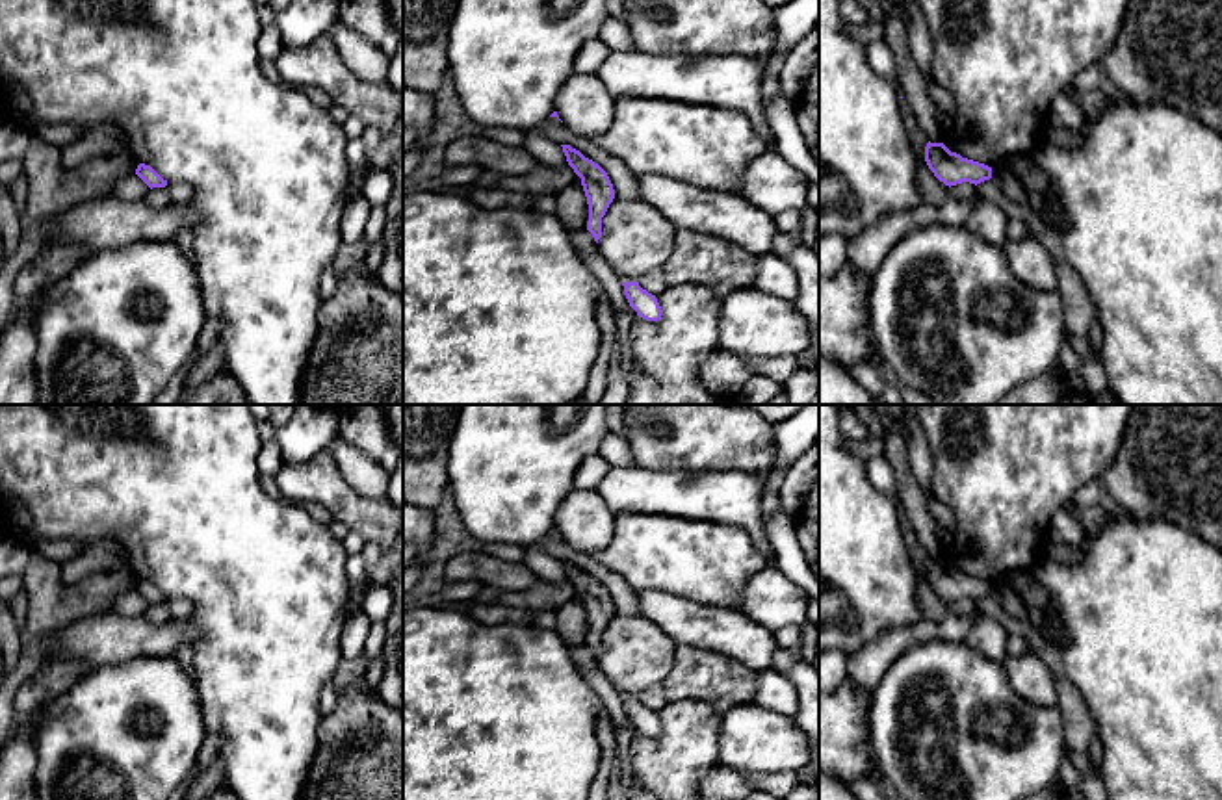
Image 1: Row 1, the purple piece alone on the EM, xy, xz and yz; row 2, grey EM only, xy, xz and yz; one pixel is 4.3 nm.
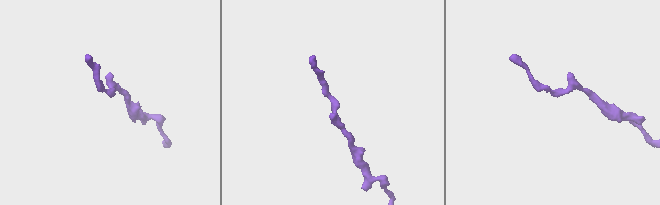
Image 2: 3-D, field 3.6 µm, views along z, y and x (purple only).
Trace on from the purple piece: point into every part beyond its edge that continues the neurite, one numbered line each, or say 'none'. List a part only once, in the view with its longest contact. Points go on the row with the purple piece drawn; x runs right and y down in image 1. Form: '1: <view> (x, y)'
none

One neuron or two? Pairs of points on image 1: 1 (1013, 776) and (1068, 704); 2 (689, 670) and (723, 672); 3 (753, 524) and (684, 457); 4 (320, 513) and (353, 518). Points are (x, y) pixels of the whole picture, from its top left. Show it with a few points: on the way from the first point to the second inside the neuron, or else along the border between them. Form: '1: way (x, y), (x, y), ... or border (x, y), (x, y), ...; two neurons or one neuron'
1: border (1057, 706), (1063, 717), (1063, 741), (1068, 748); two neurons
2: way (697, 672), (715, 672); one neuron
3: border (656, 468), (743, 472); two neurons
4: border (301, 503), (320, 503), (335, 518); two neurons

